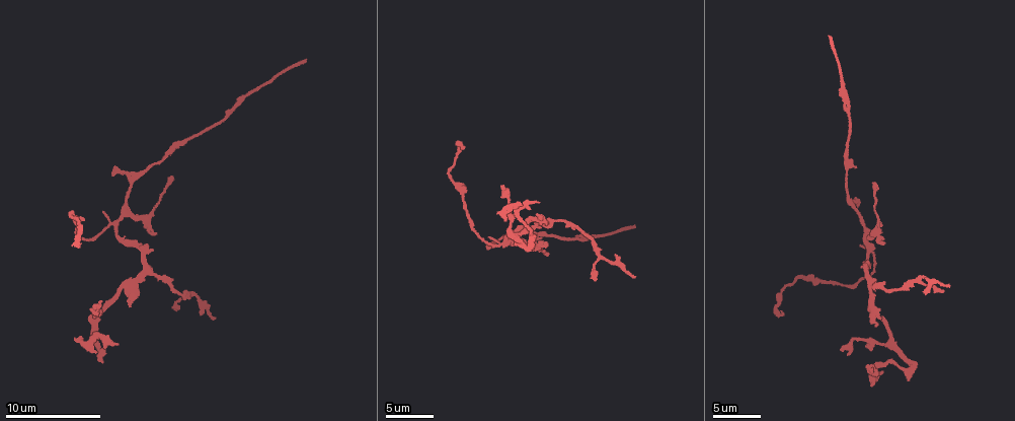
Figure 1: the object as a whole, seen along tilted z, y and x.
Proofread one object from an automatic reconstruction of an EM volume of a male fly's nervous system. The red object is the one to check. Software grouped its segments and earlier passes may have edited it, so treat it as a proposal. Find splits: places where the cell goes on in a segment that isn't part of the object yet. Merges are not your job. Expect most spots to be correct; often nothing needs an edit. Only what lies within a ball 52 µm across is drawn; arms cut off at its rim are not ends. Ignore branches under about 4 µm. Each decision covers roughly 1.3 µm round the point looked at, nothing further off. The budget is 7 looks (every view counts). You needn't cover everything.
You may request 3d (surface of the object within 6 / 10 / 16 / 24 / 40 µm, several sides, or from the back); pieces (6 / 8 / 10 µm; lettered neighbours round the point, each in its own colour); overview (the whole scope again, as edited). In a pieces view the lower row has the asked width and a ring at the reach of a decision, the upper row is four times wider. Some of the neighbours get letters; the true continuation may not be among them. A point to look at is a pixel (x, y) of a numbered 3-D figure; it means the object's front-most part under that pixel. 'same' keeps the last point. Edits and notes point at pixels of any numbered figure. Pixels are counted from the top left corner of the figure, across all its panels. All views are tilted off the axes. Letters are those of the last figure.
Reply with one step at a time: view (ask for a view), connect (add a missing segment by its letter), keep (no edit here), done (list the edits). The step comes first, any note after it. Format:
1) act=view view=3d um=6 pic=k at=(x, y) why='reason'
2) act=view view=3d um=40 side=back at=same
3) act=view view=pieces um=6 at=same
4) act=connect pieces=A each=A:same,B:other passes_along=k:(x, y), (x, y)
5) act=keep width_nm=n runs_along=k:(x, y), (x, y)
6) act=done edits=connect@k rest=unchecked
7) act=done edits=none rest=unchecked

act=view view=pieces um=10 pic=1 at=(502, 188) why='an open end'

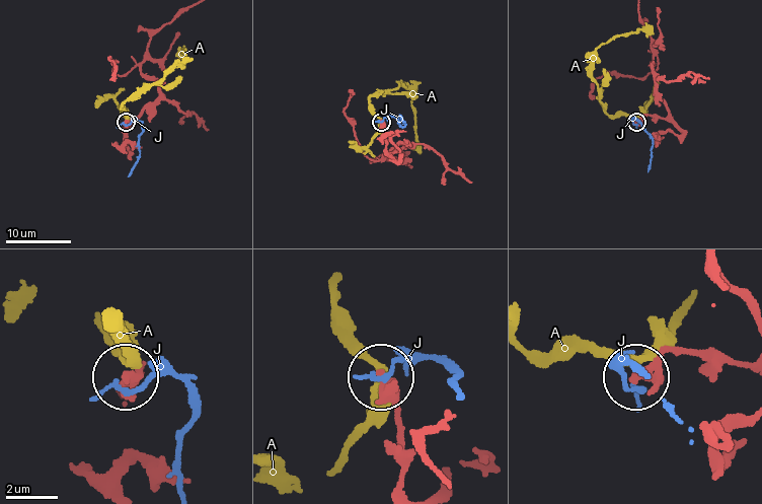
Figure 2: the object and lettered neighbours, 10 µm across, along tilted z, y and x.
act=keep each=A:other,J:other found='no lettered segment goes on from it'

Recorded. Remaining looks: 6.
act=view view=pieces um=6 pic=1 at=(113, 344) why='thin end'

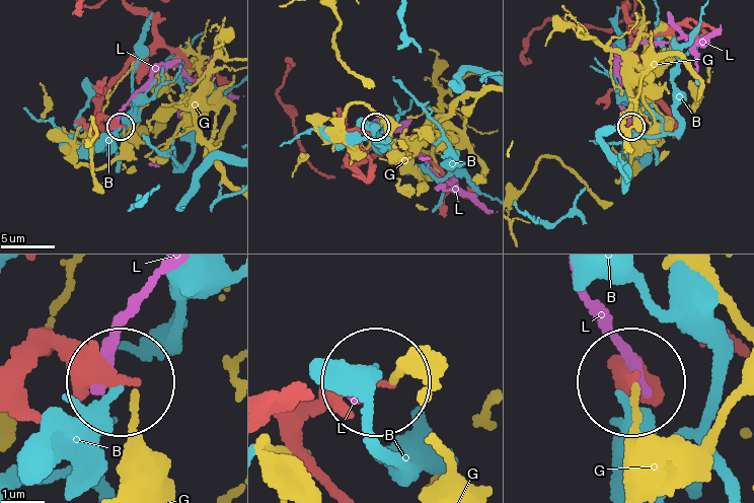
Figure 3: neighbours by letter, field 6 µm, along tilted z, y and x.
act=keep width_nm=190 each=B:other,G:other,L:other found='none of them fits'

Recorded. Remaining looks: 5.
act=view view=3d um=6 pic=1 at=(547, 254) why='branch stops here'

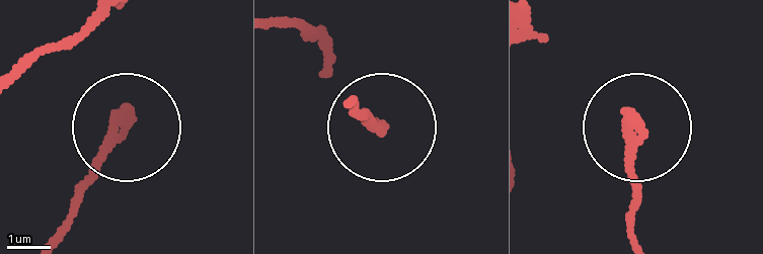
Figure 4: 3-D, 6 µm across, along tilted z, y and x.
act=view view=pieces um=6 pic=4 at=(633, 118)

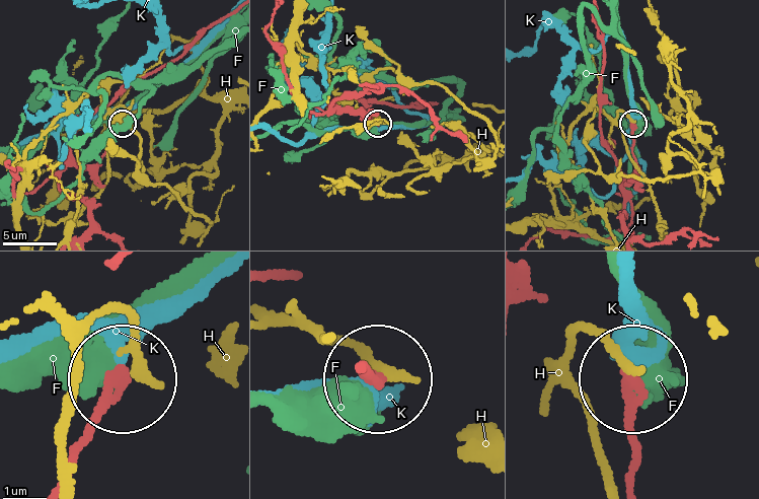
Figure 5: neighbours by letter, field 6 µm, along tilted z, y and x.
act=keep each=F:other,H:other,K:other runs_along=5:(55, 485), (115, 385) found='none of them fits'

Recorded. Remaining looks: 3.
act=done edits=none rest=unchecked

